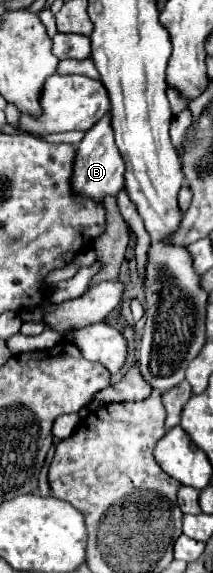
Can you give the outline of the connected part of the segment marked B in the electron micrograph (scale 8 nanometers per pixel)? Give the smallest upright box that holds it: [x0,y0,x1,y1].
[71,114,125,204]

